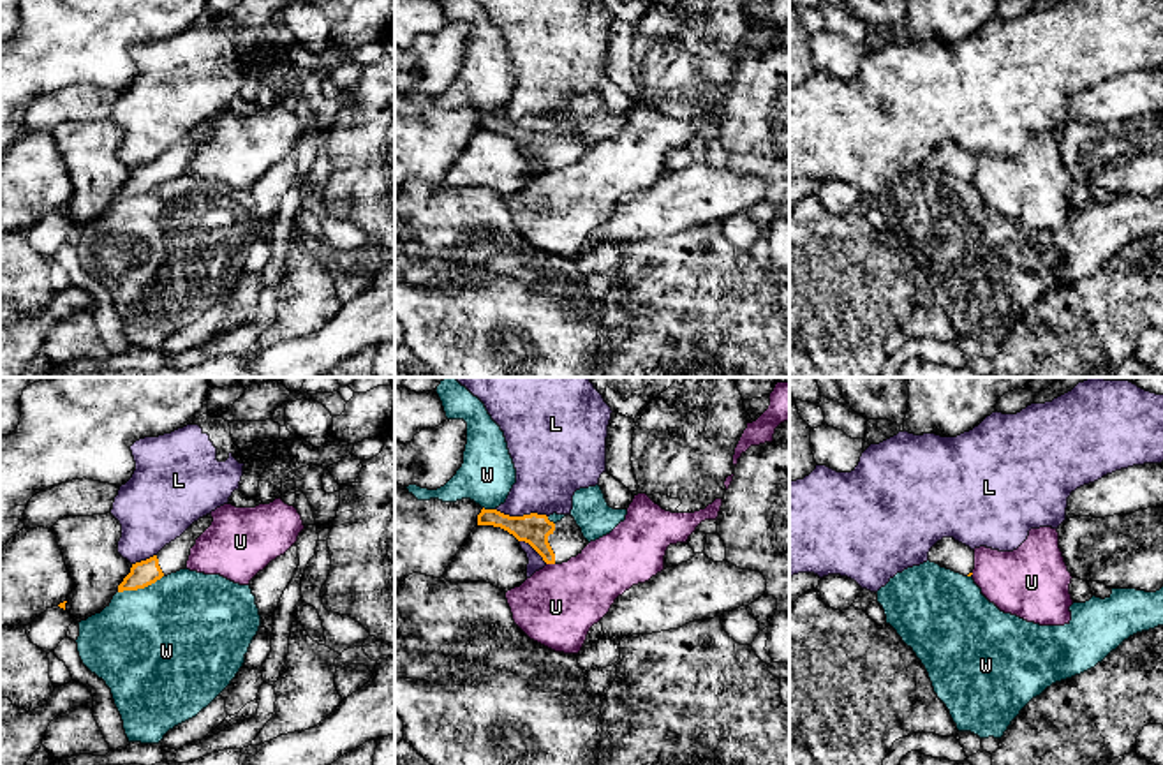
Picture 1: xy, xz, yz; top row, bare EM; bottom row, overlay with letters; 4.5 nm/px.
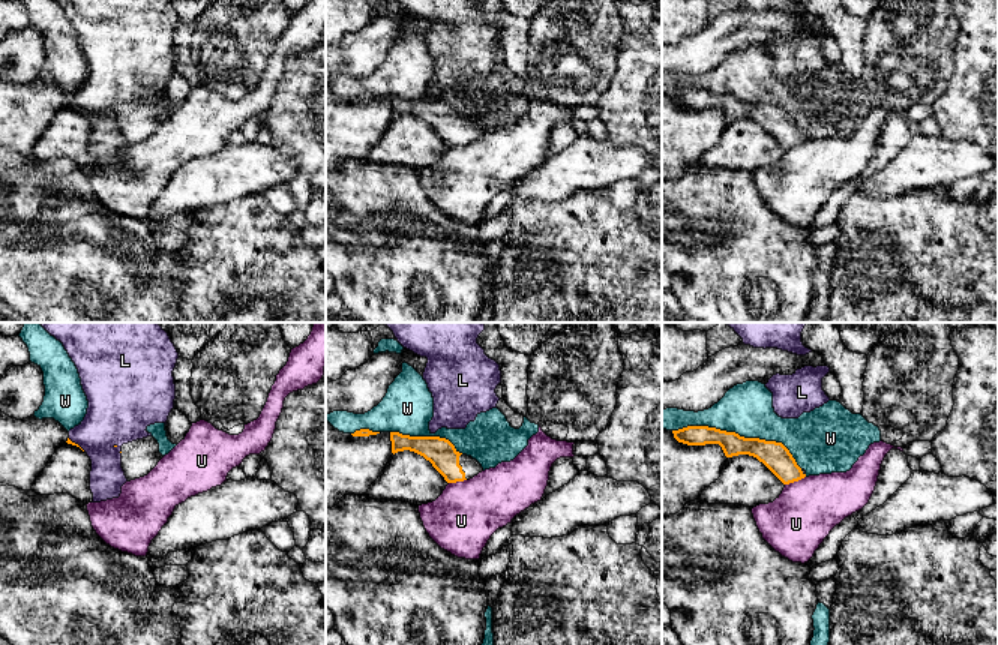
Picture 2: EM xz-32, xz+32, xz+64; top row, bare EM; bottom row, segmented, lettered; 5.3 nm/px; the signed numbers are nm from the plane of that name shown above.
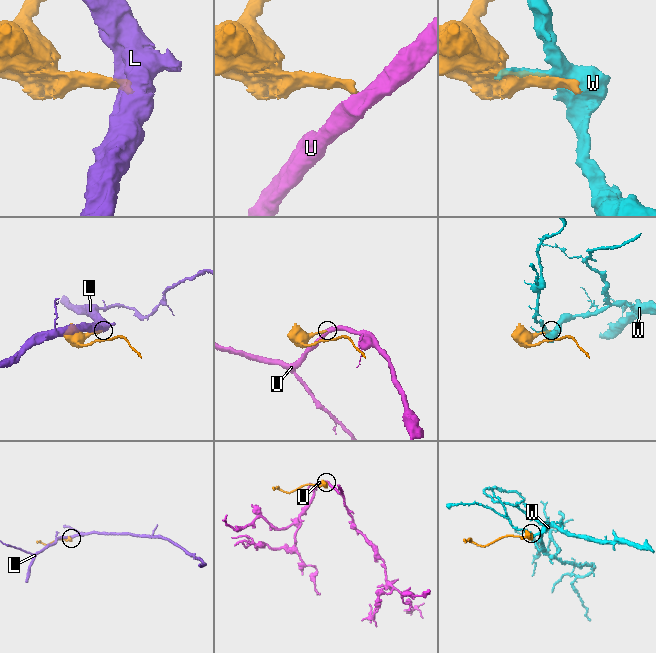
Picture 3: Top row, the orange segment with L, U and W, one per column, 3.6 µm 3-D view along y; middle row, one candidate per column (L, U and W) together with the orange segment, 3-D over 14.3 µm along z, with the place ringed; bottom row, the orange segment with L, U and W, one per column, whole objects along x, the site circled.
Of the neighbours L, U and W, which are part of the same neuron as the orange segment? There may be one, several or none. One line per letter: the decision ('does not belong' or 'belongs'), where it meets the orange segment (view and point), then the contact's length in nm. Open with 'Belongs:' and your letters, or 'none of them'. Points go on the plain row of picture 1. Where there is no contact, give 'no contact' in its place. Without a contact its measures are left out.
Belongs: none of them
L: does not belong; contact xz (524, 120); length 240 nm
U: does not belong; contact xz (550, 168); length 40 nm
W: does not belong; contact xy (140, 193); length 220 nm

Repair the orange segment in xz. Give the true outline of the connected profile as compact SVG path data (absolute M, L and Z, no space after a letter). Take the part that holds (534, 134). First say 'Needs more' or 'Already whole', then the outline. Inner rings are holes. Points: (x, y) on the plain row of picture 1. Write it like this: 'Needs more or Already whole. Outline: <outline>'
Needs more. Outline: M481 115L478 130L493 130L507 136L518 146L529 148L546 169L562 169L582 159L589 150L571 120L553 129L546 120L509 122L497 115Z

